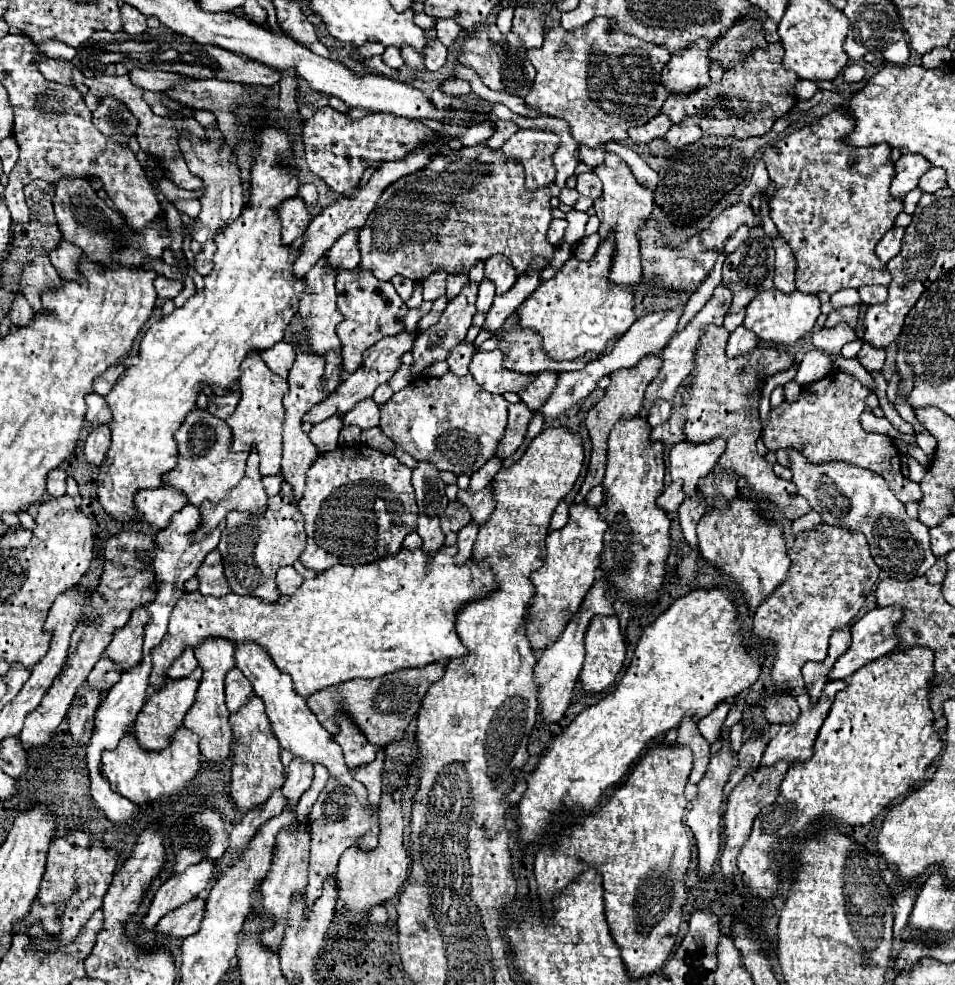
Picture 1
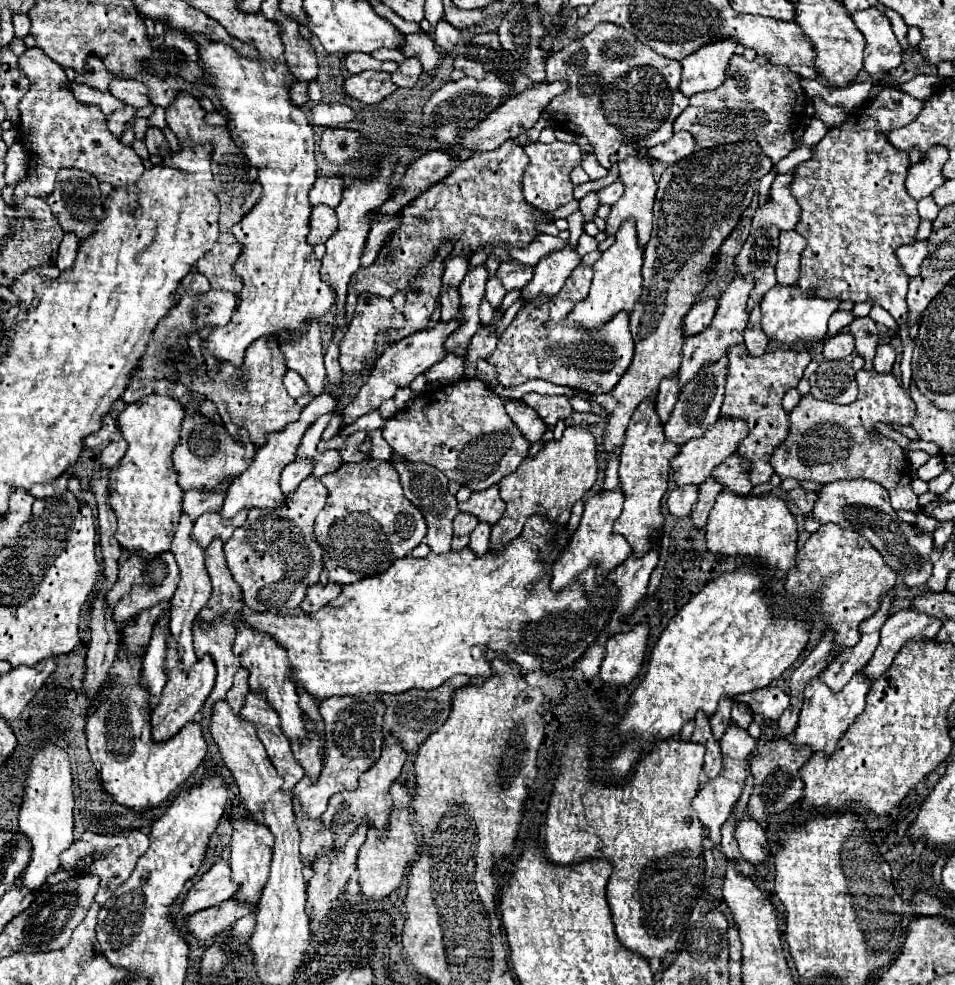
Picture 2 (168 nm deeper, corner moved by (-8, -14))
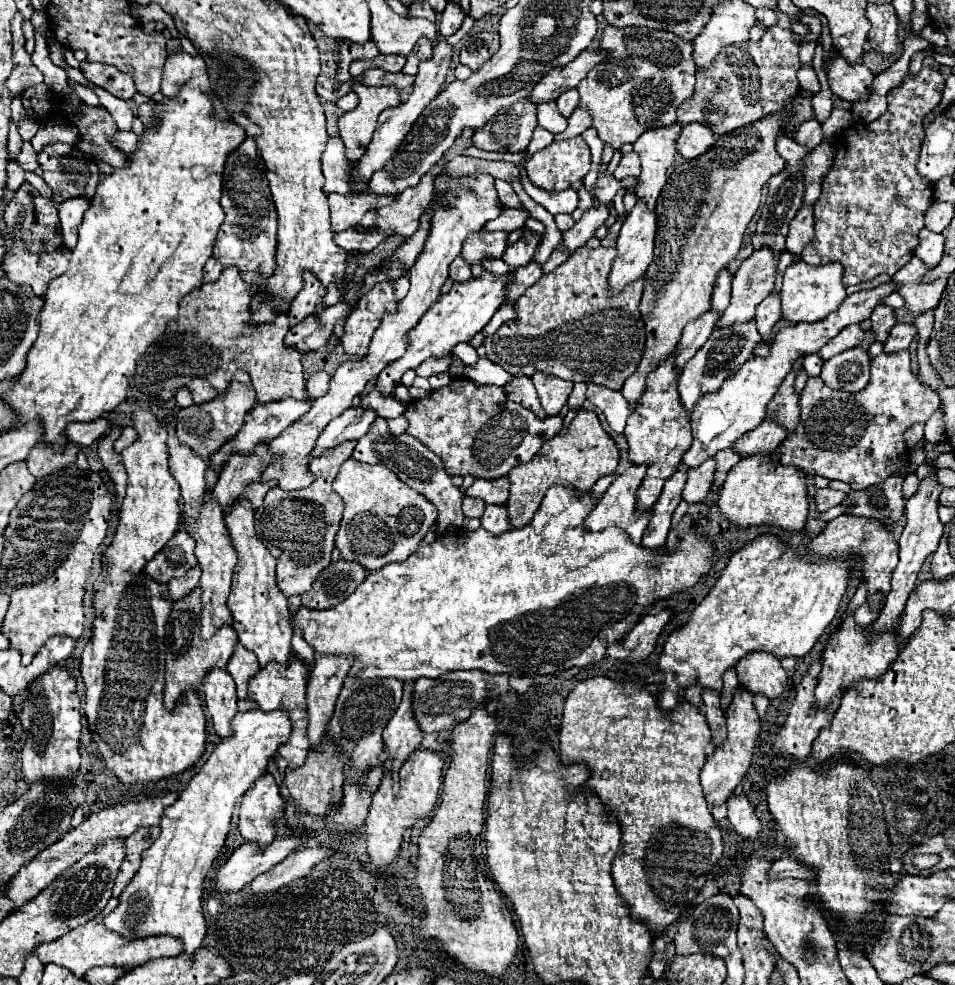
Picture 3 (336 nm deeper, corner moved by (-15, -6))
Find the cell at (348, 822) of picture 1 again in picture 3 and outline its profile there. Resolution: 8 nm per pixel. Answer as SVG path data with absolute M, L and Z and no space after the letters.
M412 681L404 683L404 697L402 703L398 705L394 717L384 729L384 747L388 761L382 765L384 771L392 775L396 781L396 775L402 767L402 763L420 747L422 743L422 731L418 723L414 721L412 707L410 707L410 697L412 697Z

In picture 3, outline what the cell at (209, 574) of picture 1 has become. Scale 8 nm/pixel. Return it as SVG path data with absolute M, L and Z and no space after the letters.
M206 491L204 507L200 513L200 519L188 529L192 531L192 537L196 539L196 557L202 567L200 577L200 589L202 589L202 611L200 611L200 635L202 639L210 639L222 625L232 623L232 613L228 611L226 599L230 595L230 581L236 567L236 549L232 547L232 539L228 535L222 507L216 503L216 499Z

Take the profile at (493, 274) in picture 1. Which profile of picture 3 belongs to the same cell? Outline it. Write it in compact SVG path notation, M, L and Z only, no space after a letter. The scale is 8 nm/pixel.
M522 237L518 239L518 243L506 247L502 259L512 267L522 267L524 263L530 263L532 261L532 255L534 255L534 249L540 245L540 237Z

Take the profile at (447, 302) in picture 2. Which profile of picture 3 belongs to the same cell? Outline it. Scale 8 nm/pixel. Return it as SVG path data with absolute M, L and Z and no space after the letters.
M458 255L458 259L454 259L450 265L450 279L454 283L466 283L466 281L470 281L470 277L472 277L470 265L462 259L462 255Z

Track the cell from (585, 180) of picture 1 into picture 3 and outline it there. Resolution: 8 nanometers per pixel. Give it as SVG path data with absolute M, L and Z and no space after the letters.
M634 151L628 153L628 155L624 155L620 159L620 165L614 171L614 177L616 179L624 179L628 175L636 175L636 177L640 175L640 159L638 159L638 155Z

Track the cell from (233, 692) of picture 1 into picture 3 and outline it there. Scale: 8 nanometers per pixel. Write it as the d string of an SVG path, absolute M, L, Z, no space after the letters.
M236 645L236 651L232 653L232 659L228 661L228 673L232 675L232 679L236 681L238 687L238 697L246 699L246 691L248 691L248 679L252 675L256 675L256 671L260 671L256 655L250 653L248 649L244 649L242 645Z

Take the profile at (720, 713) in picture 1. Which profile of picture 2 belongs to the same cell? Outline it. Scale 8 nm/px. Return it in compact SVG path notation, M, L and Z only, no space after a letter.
M721 697L715 715L709 719L709 721L711 721L711 731L713 731L713 735L715 735L717 739L721 739L721 735L725 733L729 721L731 721L731 717L729 717L731 705L733 705L733 701L731 701L729 697Z

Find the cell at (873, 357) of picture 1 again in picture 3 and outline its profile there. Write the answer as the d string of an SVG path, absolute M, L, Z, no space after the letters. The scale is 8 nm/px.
M906 323L894 325L888 339L886 339L886 343L884 343L884 351L888 355L892 355L892 353L898 353L902 349L908 349L914 335L916 335L916 329L912 325L906 325Z

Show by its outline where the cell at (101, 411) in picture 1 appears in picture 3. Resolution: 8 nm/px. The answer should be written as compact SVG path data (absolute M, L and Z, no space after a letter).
M96 419L96 421L90 421L90 423L72 423L68 429L66 429L66 435L72 443L76 445L92 445L96 439L100 439L106 431L110 429L110 423L108 419Z

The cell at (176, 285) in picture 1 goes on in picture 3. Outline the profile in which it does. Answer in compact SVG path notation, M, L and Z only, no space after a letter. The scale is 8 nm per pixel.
M208 259L208 263L204 265L204 283L214 283L222 273L222 265L216 259Z

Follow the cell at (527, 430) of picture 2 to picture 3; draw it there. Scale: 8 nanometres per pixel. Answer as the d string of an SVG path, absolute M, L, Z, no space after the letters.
M518 375L514 381L506 383L502 389L504 389L504 393L506 393L506 397L508 397L510 401L516 401L516 403L520 403L522 407L530 409L536 417L542 417L542 419L546 417L540 401L538 401L538 395L536 395L536 391L534 391L534 385L532 385L532 379L530 379L530 377Z

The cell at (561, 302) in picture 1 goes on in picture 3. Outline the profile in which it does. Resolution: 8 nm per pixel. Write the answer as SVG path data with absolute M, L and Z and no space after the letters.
M636 201L634 209L628 213L626 221L622 223L618 241L616 241L616 261L612 263L610 275L608 275L608 295L618 295L618 291L622 291L628 283L640 279L648 265L652 263L652 251L654 251L654 235L656 235L656 213L648 211L644 201Z

